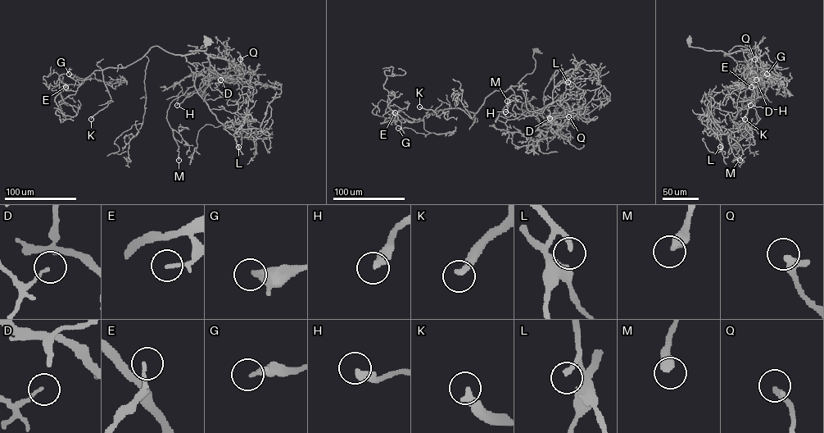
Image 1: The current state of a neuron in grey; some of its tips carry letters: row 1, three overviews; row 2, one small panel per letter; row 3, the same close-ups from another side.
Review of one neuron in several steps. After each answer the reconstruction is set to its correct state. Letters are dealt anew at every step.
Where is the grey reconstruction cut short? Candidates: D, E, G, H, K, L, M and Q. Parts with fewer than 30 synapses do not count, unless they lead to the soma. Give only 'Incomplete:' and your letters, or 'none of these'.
Incomplete: H, K, L

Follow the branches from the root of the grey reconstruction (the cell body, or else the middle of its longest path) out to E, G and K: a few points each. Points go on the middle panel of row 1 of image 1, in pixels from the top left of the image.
E: (536, 51), (534, 70), (518, 82), (522, 87), (494, 91), (476, 113), (443, 109), (413, 121), (395, 112)
G: (536, 51), (522, 87), (494, 91), (476, 113), (429, 113), (422, 120), (425, 135), (398, 128)
K: (536, 51), (522, 87), (494, 91), (476, 113), (431, 113), (440, 118), (419, 107)

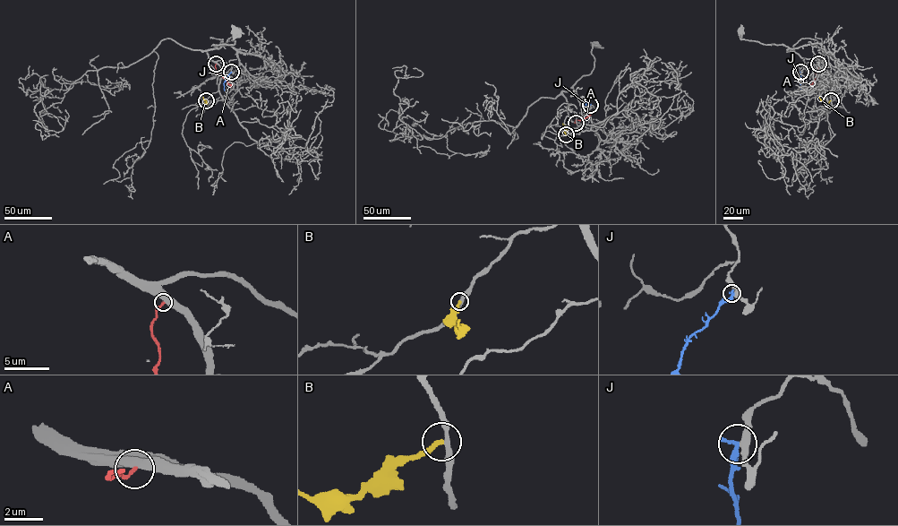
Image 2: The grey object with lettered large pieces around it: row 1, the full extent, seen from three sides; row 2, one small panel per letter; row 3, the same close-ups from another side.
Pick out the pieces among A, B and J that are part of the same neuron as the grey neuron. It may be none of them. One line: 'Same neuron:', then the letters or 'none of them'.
Same neuron: none of them

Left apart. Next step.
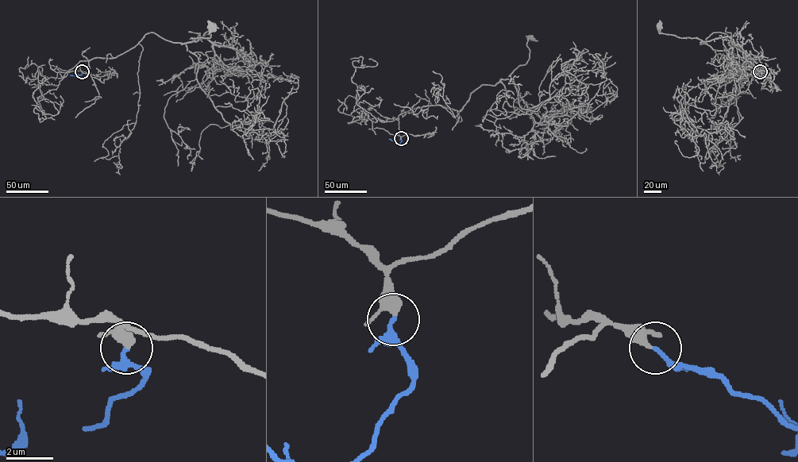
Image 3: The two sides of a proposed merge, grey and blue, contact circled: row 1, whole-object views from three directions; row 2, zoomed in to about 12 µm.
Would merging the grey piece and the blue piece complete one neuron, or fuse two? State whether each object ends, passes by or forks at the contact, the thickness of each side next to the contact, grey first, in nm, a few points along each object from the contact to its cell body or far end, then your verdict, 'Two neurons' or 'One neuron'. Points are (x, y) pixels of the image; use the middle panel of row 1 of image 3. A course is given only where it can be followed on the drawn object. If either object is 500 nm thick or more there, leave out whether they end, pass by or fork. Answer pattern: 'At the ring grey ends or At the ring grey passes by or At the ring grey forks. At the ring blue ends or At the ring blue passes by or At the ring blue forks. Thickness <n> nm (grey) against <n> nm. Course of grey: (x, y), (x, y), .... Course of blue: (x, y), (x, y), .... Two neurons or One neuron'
At the ring grey passes by. At the ring blue ends. Thickness 320 nm (grey) against 190 nm. Course of grey: (401, 138), (399, 114), (434, 105), (459, 111), (483, 85), (513, 81), (510, 75), (528, 59), (530, 38). Course of blue: (401, 139), (398, 144), (389, 139). One neuron

